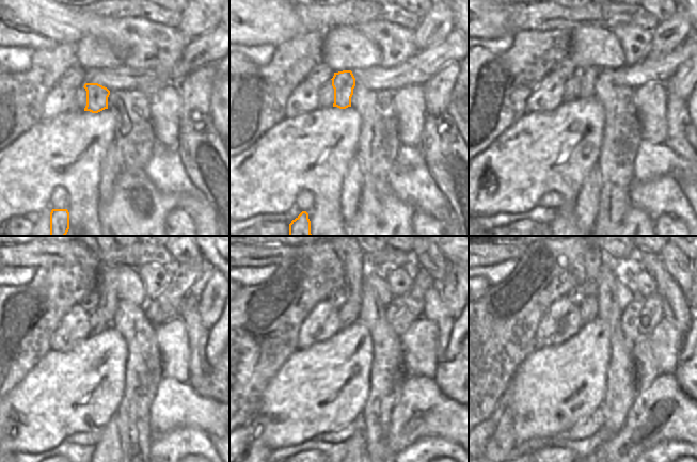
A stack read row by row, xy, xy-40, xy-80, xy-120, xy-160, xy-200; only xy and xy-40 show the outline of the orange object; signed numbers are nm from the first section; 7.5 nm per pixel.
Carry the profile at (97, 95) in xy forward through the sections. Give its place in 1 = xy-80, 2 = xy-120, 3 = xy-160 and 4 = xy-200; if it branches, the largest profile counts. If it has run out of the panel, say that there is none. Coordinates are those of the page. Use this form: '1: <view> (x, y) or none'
1: xy-80 (588, 76)
2: xy-120 (109, 297)
3: xy-160 (353, 259)
4: xy-200 (593, 257)

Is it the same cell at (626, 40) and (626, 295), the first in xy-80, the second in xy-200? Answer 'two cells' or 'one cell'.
two cells

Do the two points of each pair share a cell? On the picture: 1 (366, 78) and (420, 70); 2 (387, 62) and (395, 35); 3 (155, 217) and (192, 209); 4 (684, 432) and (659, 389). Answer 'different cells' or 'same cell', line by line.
1: same cell
2: same cell
3: same cell
4: same cell

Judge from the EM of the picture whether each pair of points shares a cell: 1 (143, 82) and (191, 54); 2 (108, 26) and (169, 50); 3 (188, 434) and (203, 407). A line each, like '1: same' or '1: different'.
1: same
2: same
3: different

